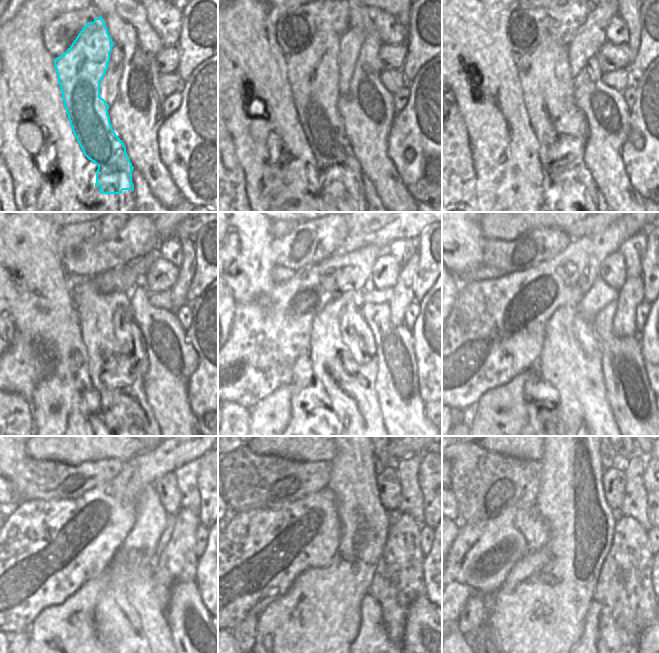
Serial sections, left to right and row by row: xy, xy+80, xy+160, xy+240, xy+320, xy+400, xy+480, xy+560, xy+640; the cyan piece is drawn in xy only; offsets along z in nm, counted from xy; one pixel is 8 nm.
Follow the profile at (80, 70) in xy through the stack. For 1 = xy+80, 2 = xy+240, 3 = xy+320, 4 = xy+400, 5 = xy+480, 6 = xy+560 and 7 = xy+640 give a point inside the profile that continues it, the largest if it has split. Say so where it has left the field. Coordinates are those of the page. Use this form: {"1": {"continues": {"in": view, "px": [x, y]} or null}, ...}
{"1": {"continues": {"in": "xy+80", "px": [312, 73]}}, "2": {"continues": {"in": "xy+240", "px": [106, 321]}}, "3": {"continues": {"in": "xy+320", "px": [339, 330]}}, "4": {"continues": {"in": "xy+400", "px": [582, 415]}}, "5": {"continues": {"in": "xy+480", "px": [138, 635]}}, "6": {"continues": {"in": "xy+560", "px": [372, 639]}}, "7": {"continues": {"in": "xy+640", "px": [589, 637]}}}

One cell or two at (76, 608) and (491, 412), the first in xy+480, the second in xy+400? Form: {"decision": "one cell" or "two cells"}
{"decision": "one cell"}

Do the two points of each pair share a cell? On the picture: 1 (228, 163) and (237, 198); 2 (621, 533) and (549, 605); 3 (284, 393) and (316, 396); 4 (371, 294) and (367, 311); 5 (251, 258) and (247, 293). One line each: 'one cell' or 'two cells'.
1: one cell
2: two cells
3: two cells
4: two cells
5: one cell

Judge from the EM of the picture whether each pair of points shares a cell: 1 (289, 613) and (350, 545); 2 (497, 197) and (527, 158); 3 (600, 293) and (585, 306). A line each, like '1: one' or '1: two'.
1: one
2: one
3: one

